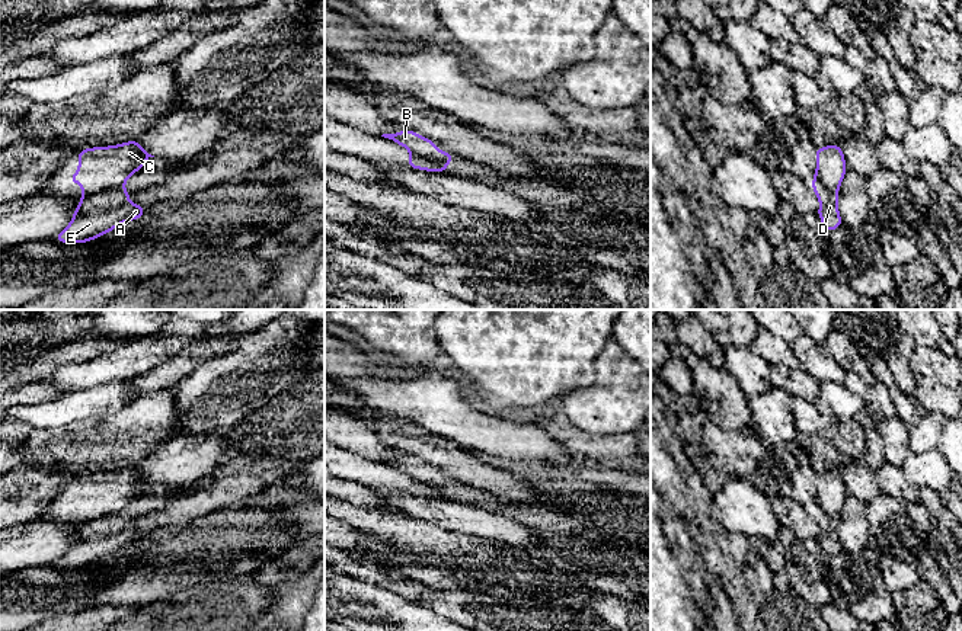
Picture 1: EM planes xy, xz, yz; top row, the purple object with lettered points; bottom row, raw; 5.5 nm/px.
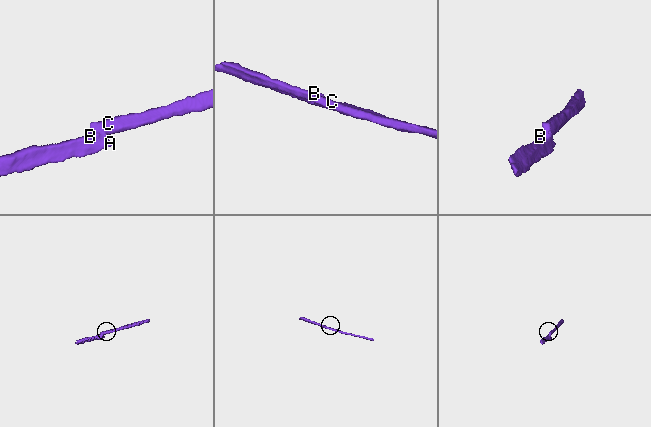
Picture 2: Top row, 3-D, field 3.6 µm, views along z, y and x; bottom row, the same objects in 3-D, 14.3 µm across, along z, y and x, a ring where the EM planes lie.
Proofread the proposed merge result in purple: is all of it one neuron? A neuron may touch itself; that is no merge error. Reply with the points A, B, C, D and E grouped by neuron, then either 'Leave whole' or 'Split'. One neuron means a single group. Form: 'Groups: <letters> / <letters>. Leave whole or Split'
Groups: A B D E / C. Split

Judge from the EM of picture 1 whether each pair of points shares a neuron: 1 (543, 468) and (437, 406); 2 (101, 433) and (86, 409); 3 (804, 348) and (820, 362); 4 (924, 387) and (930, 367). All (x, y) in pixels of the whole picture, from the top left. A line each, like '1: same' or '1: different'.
1: different
2: different
3: same
4: different

